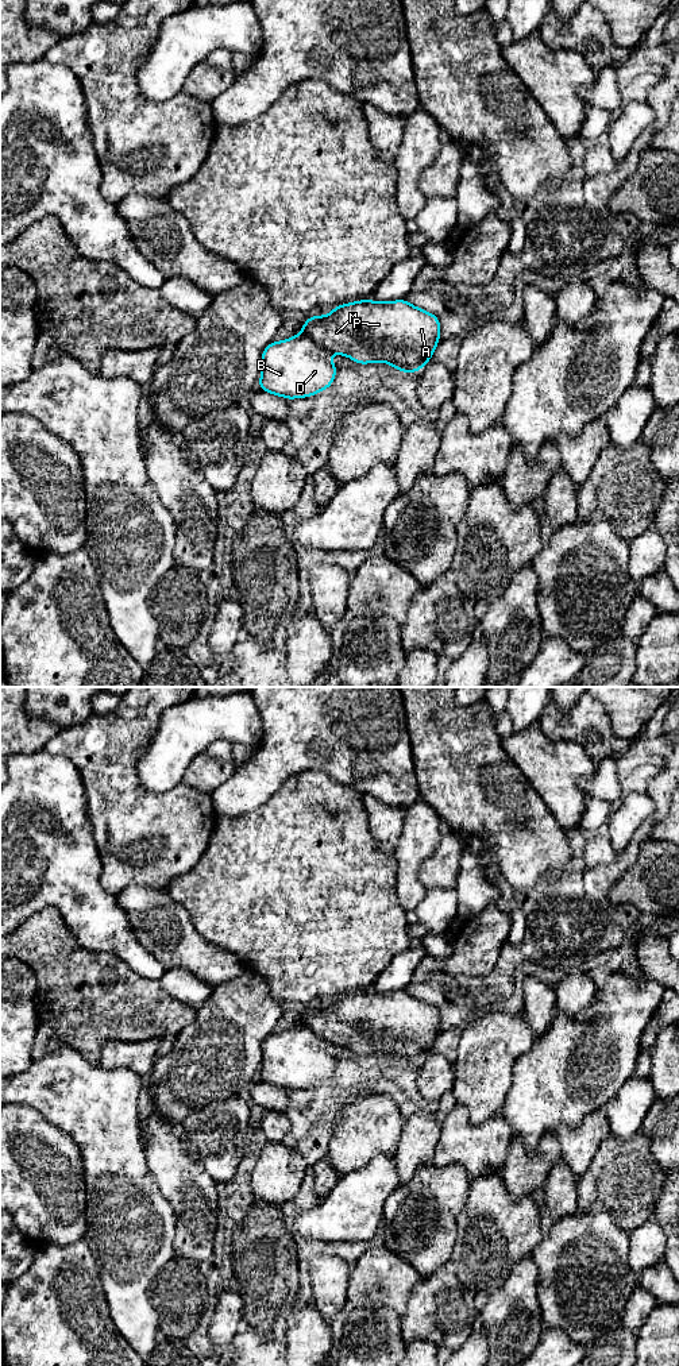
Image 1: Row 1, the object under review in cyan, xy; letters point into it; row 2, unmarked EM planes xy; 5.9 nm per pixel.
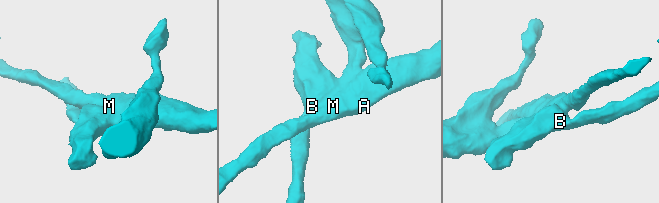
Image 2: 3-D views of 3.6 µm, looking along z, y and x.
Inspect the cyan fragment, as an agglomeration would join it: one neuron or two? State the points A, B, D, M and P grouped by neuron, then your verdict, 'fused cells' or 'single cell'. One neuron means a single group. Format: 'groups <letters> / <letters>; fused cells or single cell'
groups A M P / B D; fused cells

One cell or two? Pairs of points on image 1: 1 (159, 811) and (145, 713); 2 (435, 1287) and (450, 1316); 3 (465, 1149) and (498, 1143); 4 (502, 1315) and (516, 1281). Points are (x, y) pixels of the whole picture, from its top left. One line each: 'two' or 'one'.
1: one
2: one
3: one
4: one

